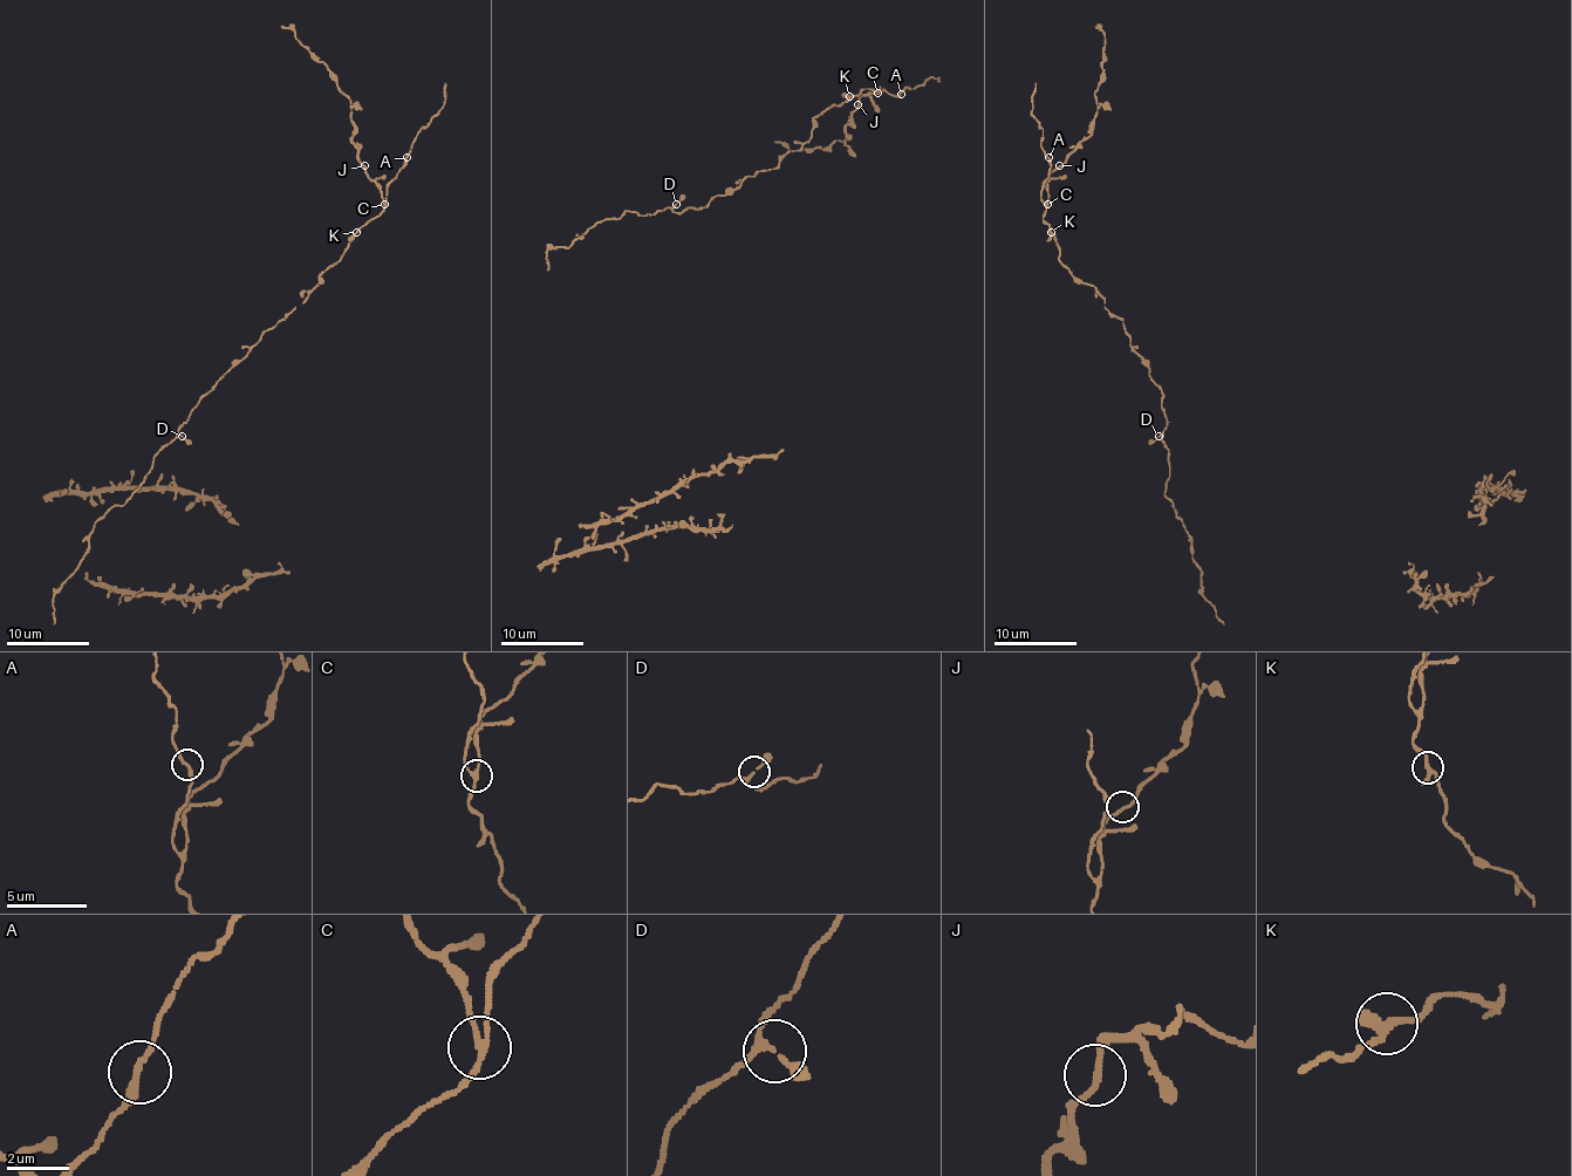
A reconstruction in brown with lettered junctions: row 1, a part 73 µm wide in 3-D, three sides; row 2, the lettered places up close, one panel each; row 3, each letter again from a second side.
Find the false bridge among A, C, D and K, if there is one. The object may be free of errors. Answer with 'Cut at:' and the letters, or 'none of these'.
Cut at: C

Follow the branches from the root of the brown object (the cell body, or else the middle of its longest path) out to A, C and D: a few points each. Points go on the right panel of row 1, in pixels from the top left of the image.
A: (1170, 473), (1162, 390), (1147, 362), (1100, 294), (1059, 259), (1057, 238), (1043, 219), (1048, 157)
C: (1170, 473), (1162, 390), (1122, 322), (1059, 259), (1057, 238), (1043, 219), (1046, 205)
D: (1170, 473), (1168, 450), (1157, 436)

